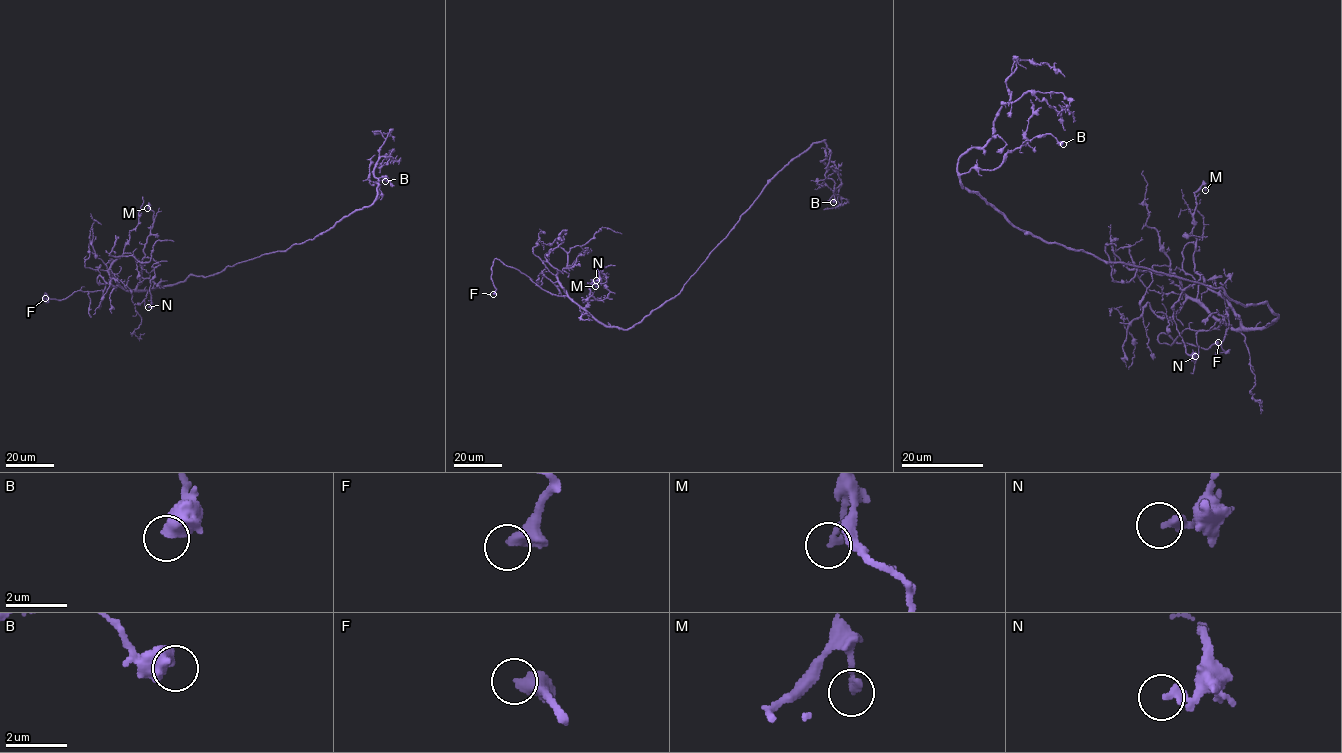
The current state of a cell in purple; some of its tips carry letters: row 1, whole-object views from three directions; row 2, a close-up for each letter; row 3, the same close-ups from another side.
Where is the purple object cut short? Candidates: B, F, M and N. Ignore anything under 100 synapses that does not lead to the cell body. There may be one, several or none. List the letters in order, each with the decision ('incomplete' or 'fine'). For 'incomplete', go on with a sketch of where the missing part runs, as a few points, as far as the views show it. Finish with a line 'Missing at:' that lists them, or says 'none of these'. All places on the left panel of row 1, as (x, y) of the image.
B: fine
F: incomplete
M: fine
N: fine
Missing at: F

